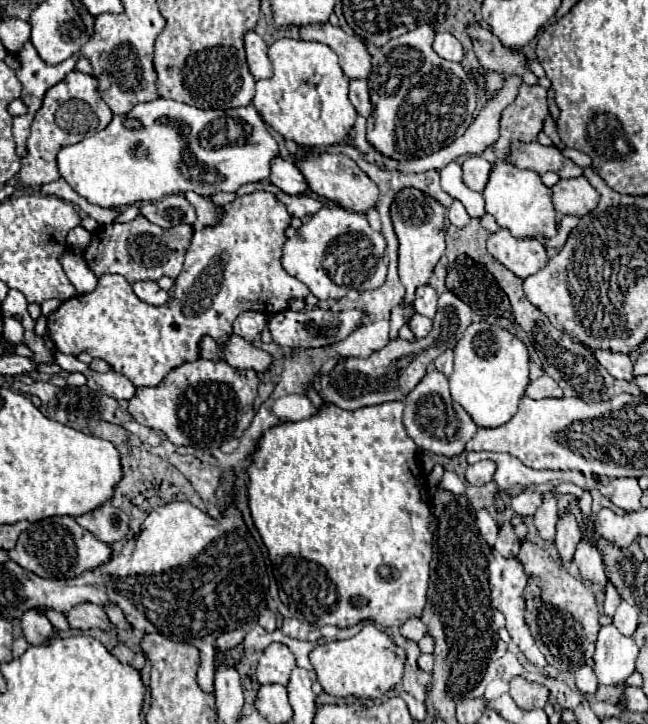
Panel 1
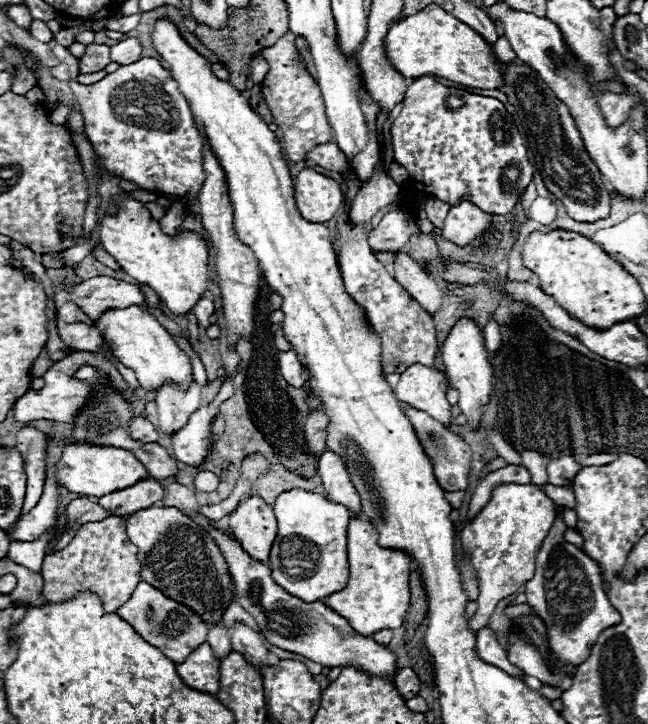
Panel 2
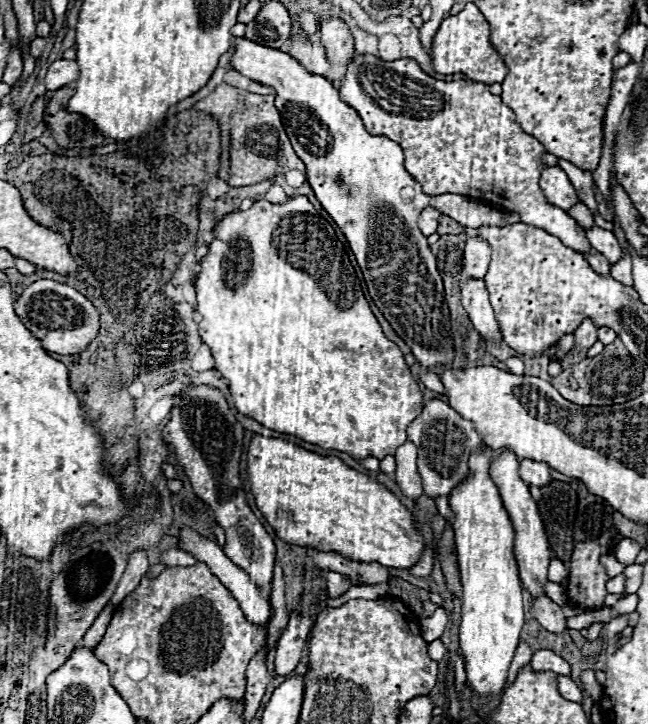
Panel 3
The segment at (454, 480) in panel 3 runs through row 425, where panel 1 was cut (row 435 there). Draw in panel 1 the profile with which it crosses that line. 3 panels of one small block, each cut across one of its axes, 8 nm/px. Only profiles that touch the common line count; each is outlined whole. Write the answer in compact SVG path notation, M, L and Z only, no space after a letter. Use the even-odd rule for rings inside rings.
M438 370L428 372L420 380L420 384L406 396L404 424L406 424L406 430L412 436L412 440L422 450L430 450L434 454L444 454L448 458L462 454L466 442L478 430L478 426L474 424L470 414L460 404L454 404L450 390L448 390L448 378Z

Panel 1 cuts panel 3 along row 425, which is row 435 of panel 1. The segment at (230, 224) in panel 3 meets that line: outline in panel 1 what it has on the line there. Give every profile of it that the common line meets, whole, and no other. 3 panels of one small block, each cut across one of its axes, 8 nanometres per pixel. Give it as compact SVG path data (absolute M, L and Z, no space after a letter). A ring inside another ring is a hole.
M324 402L318 408L318 412L306 420L284 422L284 424L268 428L260 436L258 446L250 456L252 460L250 460L250 466L246 468L246 474L248 474L248 506L252 512L254 526L258 528L262 536L262 542L270 554L272 566L280 570L282 576L288 578L292 586L292 600L298 608L298 614L314 626L334 624L334 626L346 628L362 620L374 620L376 624L398 628L410 616L422 614L422 608L426 604L426 590L428 590L428 564L432 560L432 534L428 530L430 506L426 498L428 494L426 478L418 462L418 454L422 454L422 448L406 434L402 412L404 412L404 402L386 402L378 406L366 406L356 412L348 412L330 402Z

